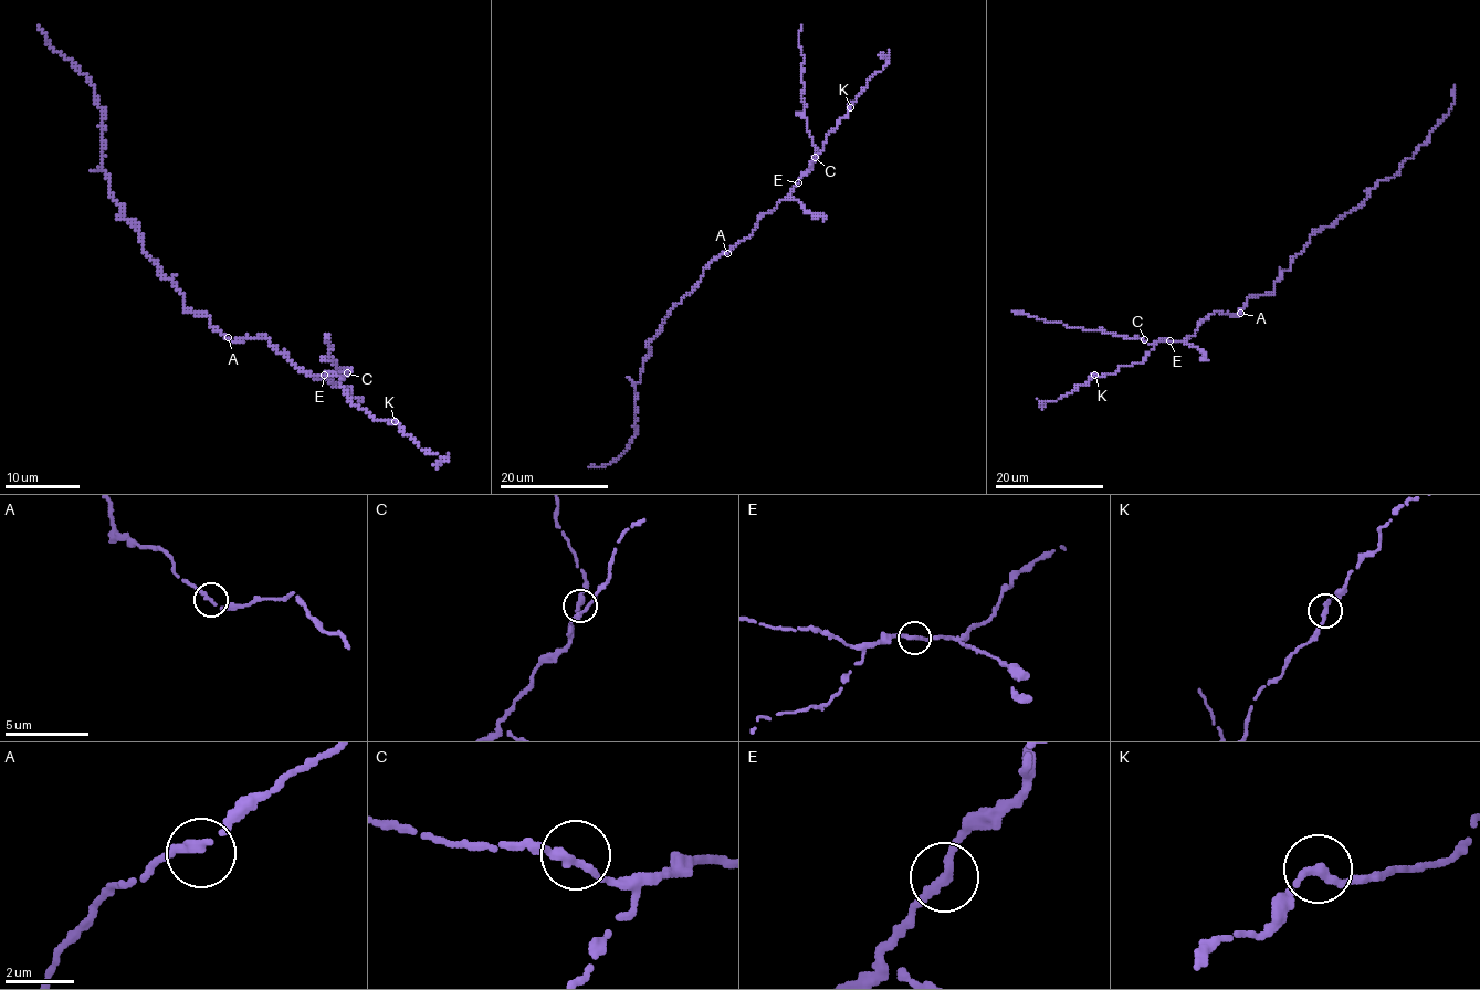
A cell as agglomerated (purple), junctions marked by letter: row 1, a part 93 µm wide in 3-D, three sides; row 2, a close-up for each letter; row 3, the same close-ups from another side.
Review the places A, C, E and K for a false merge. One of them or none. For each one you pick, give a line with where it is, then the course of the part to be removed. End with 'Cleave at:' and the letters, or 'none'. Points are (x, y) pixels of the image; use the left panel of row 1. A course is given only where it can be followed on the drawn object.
Cleave at: none

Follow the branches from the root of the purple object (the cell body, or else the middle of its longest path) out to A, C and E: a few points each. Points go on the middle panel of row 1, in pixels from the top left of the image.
A: (704, 271), (713, 259), (727, 253)
C: (704, 271), (713, 259), (727, 253), (754, 230), (757, 221), (774, 210), (810, 169), (815, 157)
E: (704, 271), (713, 259), (745, 240), (754, 230), (757, 221), (774, 210), (798, 182)

